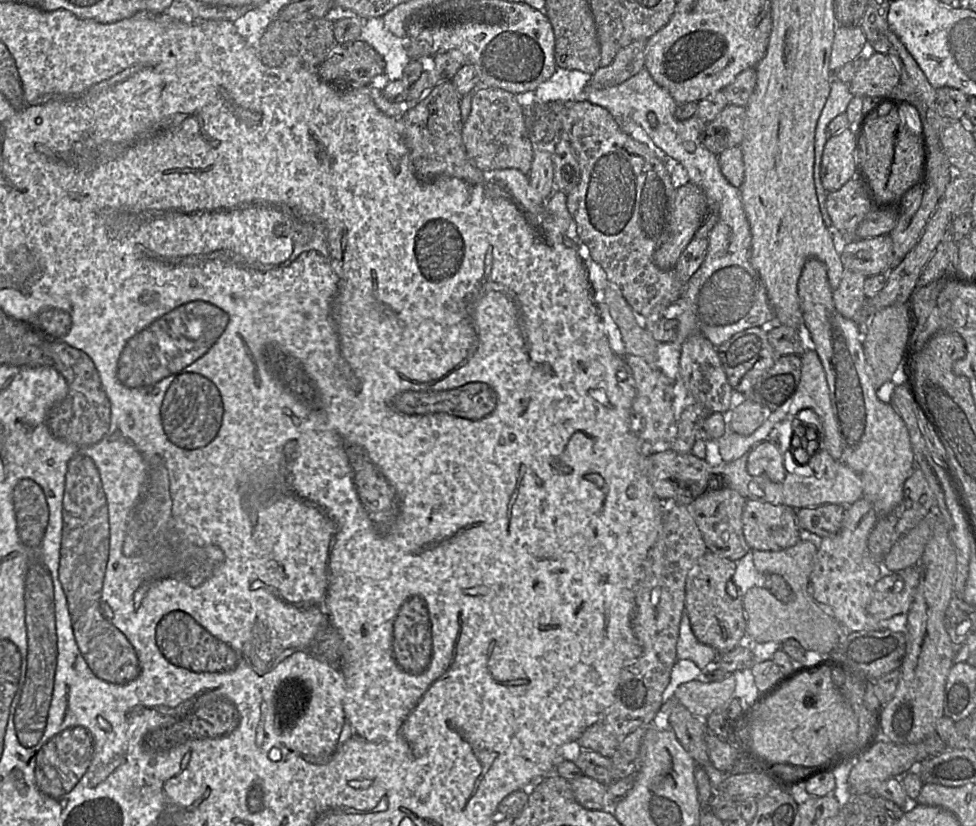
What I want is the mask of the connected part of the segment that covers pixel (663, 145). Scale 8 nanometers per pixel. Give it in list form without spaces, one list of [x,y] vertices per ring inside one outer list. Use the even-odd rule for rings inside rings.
[[[645,68],[616,86],[594,89],[587,85],[585,87],[585,100],[591,104],[603,107],[614,119],[628,118],[638,124],[649,136],[653,147],[659,153],[666,154],[686,169],[689,181],[704,192],[708,208],[718,211],[718,221],[708,234],[706,256],[685,286],[686,310],[677,317],[678,333],[673,342],[682,344],[689,336],[701,334],[715,347],[718,347],[733,335],[745,329],[777,324],[775,322],[775,312],[769,302],[765,285],[750,261],[752,236],[740,191],[737,187],[732,186],[722,174],[718,156],[707,150],[702,143],[706,122],[696,115],[686,120],[678,120],[674,115],[678,103],[667,90],[654,81]]]

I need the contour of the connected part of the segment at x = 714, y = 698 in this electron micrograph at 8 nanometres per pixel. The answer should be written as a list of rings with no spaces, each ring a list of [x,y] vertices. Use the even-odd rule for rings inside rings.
[[[731,673],[721,681],[704,683],[691,680],[682,683],[674,697],[694,716],[705,720],[714,710],[722,708],[733,697],[735,677]]]

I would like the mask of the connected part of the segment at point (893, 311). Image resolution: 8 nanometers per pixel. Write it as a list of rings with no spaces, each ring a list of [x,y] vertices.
[[[908,304],[893,305],[876,312],[863,328],[863,349],[866,360],[874,373],[876,390],[889,381],[899,367],[912,331],[912,317]]]

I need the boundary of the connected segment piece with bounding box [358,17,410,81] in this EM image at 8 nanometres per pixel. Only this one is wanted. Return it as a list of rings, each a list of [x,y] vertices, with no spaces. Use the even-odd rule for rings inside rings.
[[[383,17],[362,19],[358,37],[375,49],[384,59],[384,79],[395,81],[402,78],[404,68],[410,62],[407,54],[408,37],[398,37],[386,29]]]

